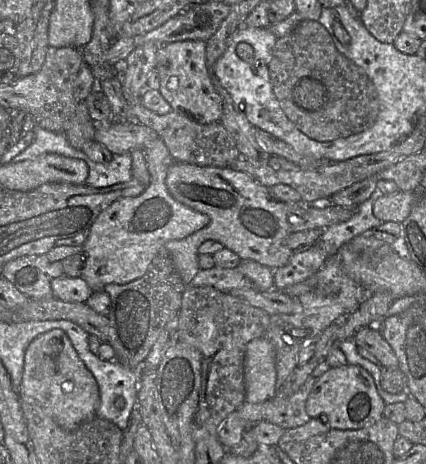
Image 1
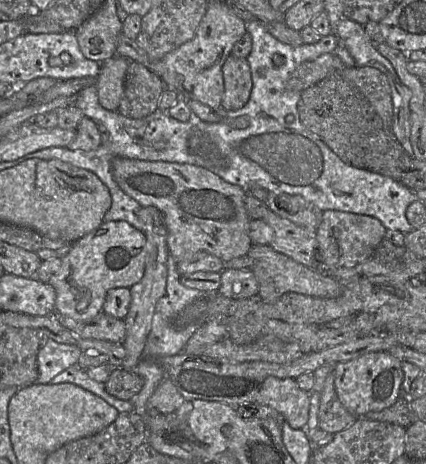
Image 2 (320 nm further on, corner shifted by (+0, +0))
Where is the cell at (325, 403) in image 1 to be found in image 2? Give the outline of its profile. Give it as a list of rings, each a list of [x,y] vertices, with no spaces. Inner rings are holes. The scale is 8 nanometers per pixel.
[[[372,352],[336,364],[335,390],[340,402],[352,415],[364,417],[392,406],[400,396],[403,370],[399,359],[388,352]]]

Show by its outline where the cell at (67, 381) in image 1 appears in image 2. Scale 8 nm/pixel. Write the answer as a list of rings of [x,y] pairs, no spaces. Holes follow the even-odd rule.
[[[126,221],[103,222],[87,236],[72,244],[70,252],[62,258],[59,273],[50,280],[56,292],[55,313],[78,321],[90,320],[103,311],[106,294],[110,289],[127,287],[139,283],[144,276],[147,259],[145,234]]]

